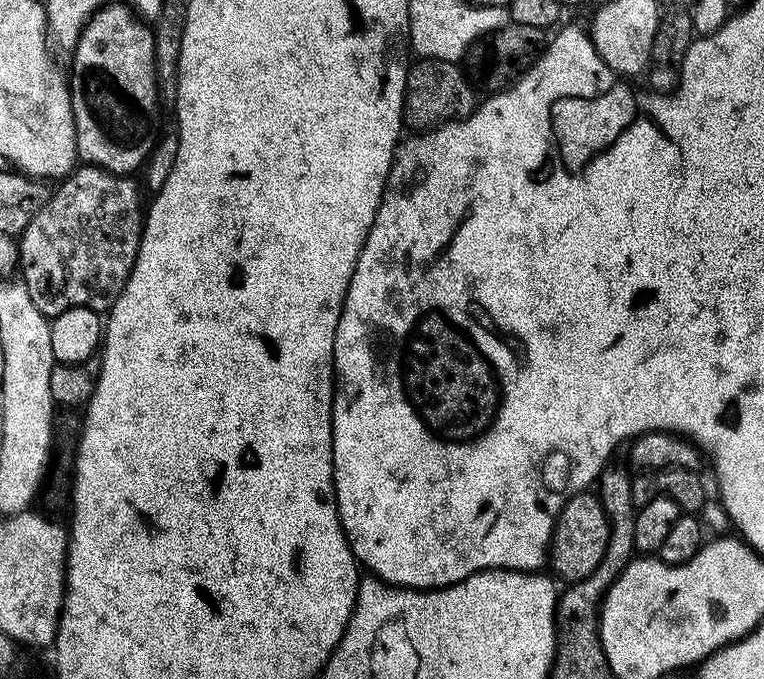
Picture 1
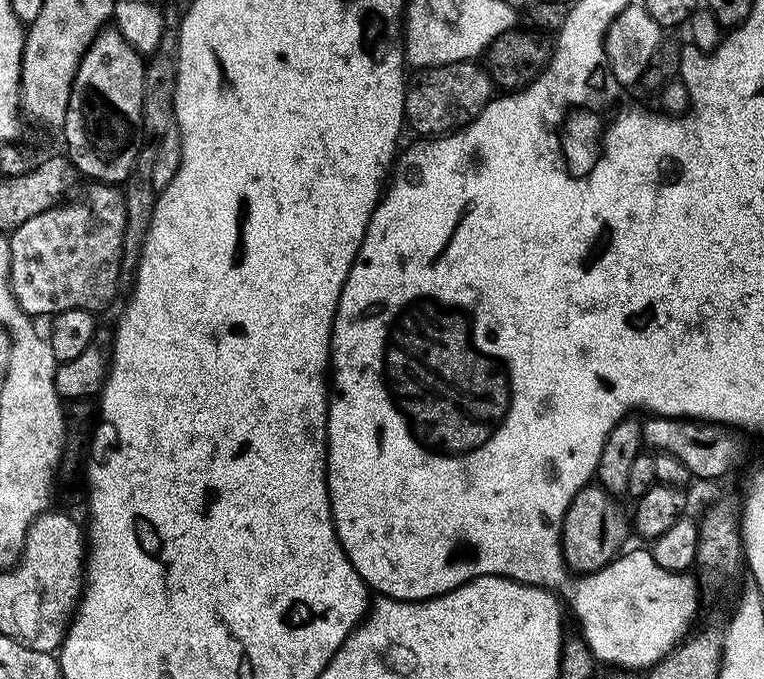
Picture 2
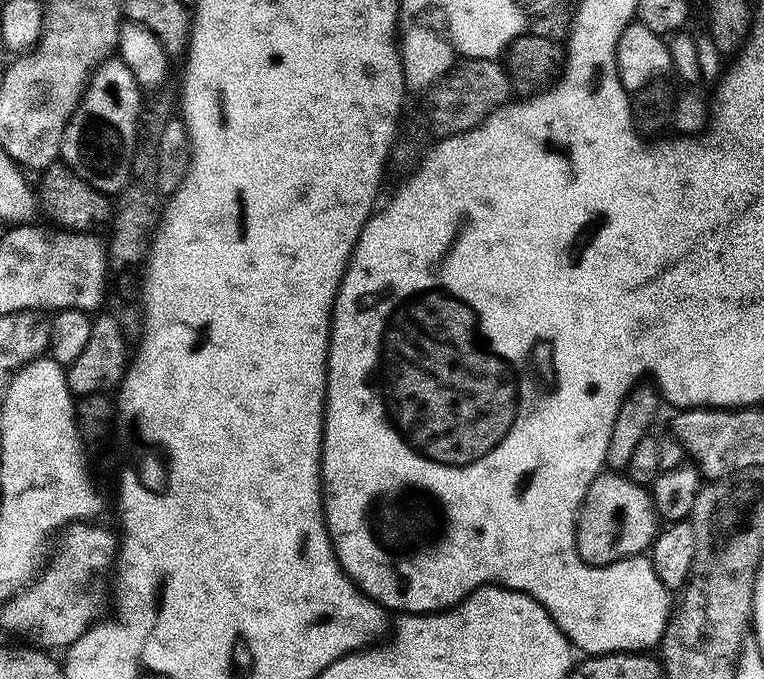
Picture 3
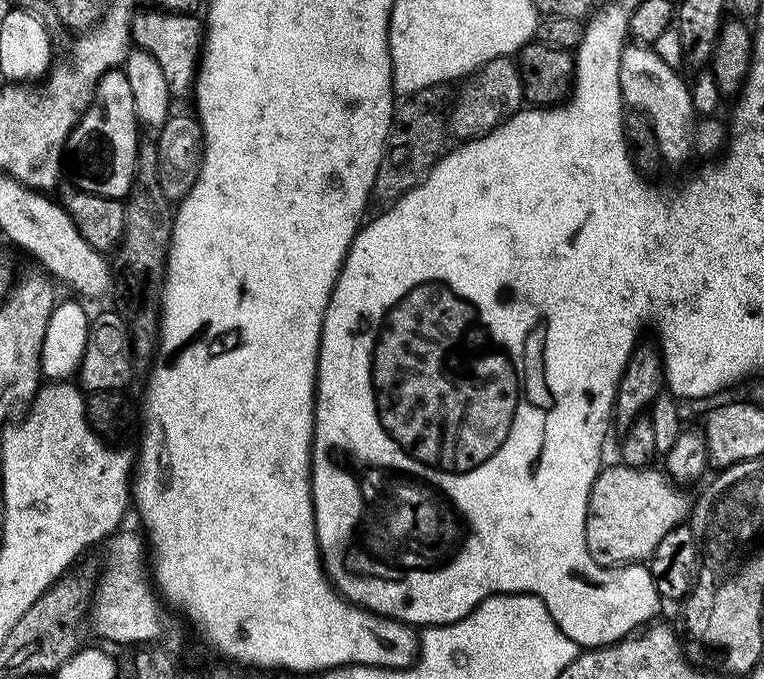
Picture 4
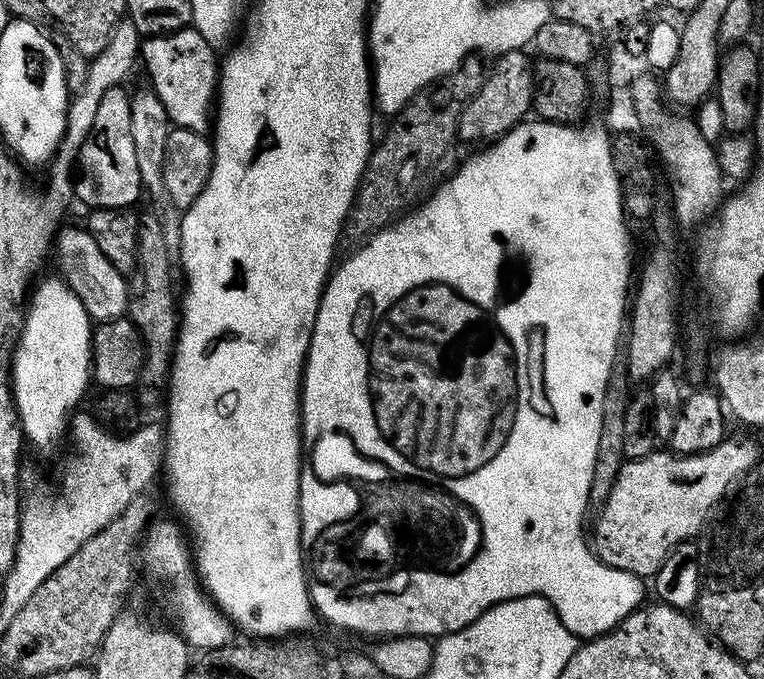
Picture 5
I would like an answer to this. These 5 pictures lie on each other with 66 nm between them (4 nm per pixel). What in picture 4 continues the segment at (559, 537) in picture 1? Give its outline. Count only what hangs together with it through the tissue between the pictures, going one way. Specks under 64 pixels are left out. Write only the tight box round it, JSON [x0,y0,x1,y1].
[584,462,690,566]

